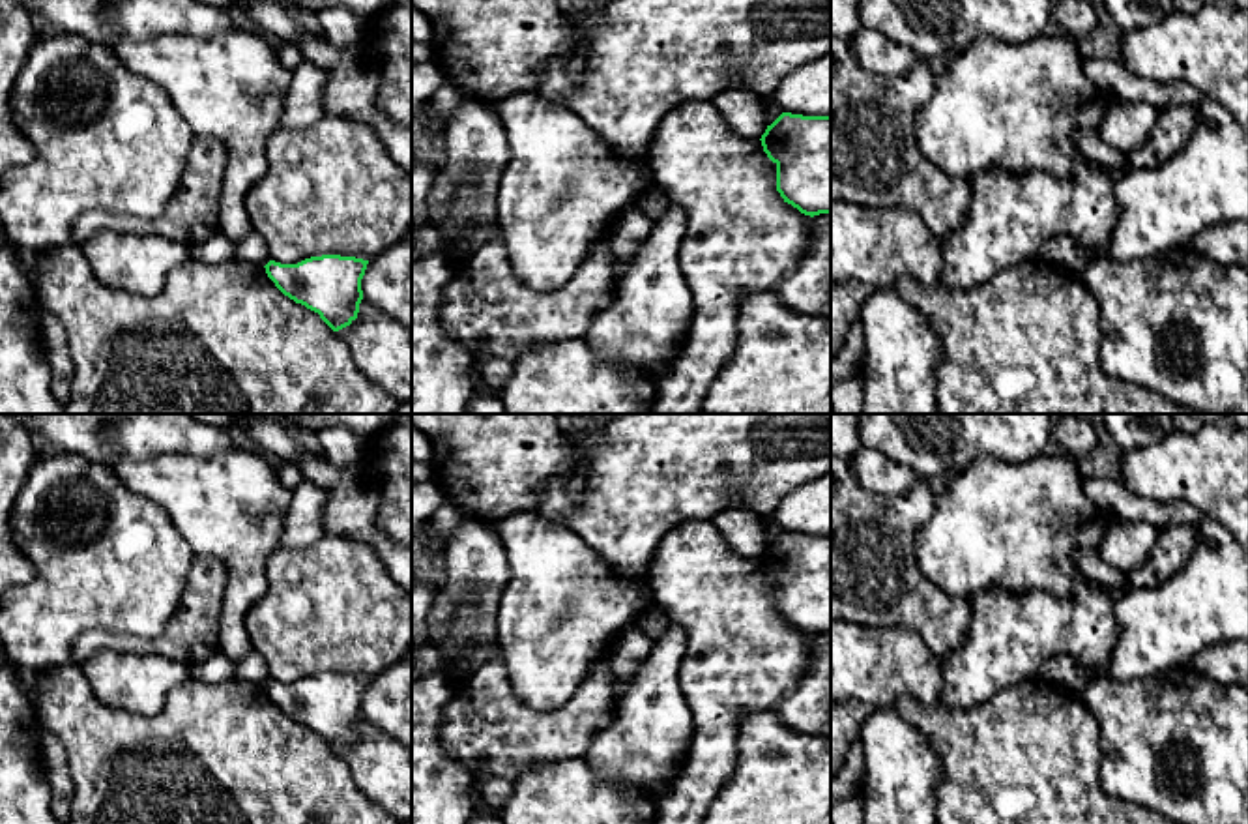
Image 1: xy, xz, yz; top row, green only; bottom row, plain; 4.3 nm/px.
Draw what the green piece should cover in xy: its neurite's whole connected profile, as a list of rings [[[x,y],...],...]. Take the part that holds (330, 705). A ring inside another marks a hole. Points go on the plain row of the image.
[[[322,674],[297,684],[269,680],[264,687],[284,715],[318,732],[339,751],[357,738],[367,684],[369,680],[356,676]]]

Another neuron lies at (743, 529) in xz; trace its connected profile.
[[[732,506],[711,521],[726,543],[745,558],[762,558],[767,549],[765,517],[743,506]]]

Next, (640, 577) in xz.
[[[651,562],[636,571],[614,569],[621,582],[638,588],[644,596],[649,596]]]

